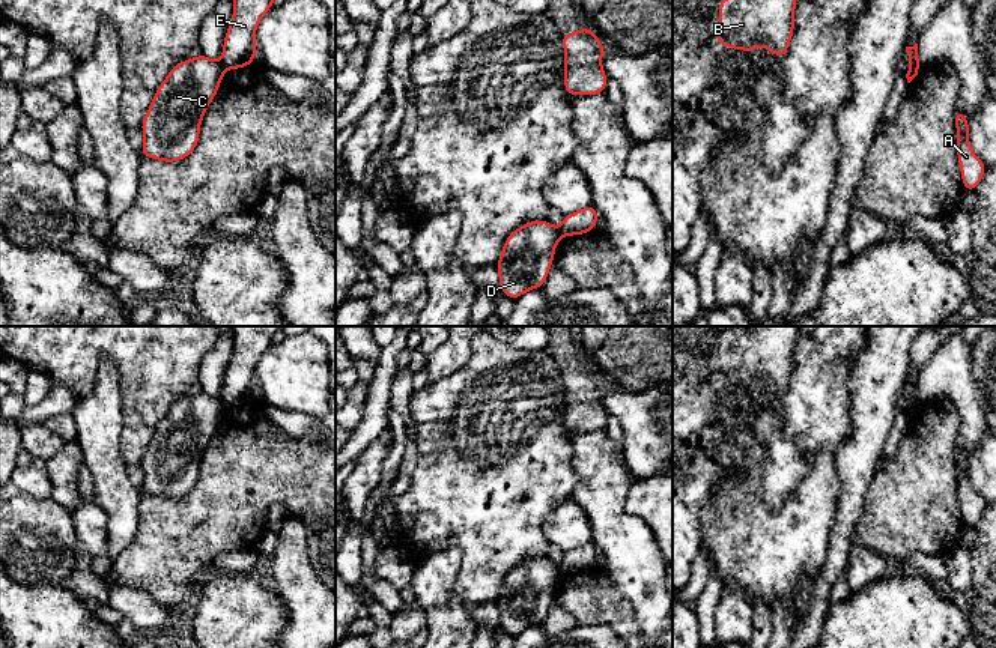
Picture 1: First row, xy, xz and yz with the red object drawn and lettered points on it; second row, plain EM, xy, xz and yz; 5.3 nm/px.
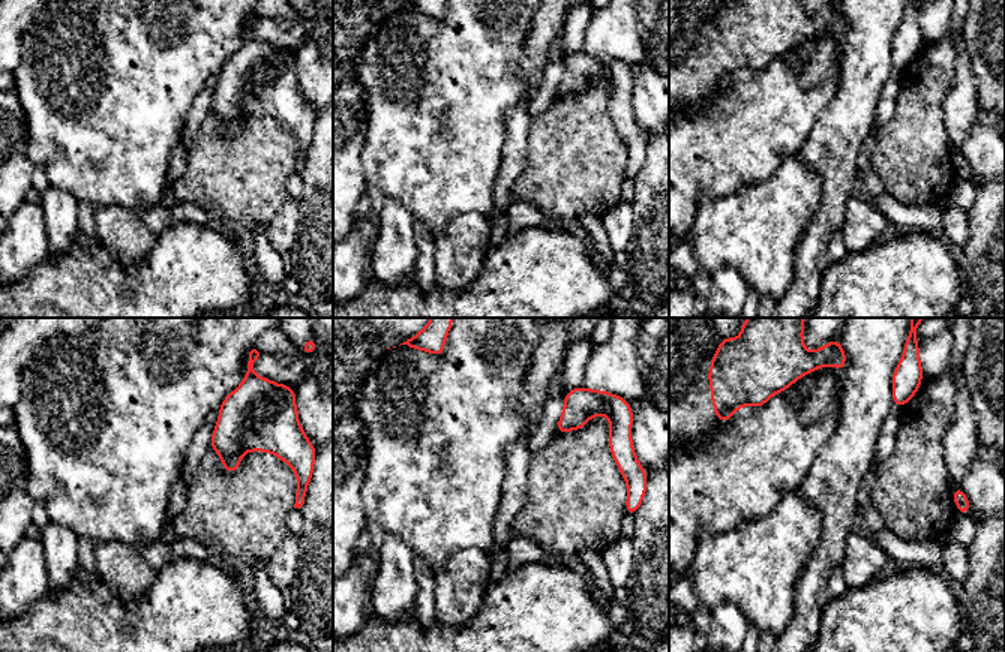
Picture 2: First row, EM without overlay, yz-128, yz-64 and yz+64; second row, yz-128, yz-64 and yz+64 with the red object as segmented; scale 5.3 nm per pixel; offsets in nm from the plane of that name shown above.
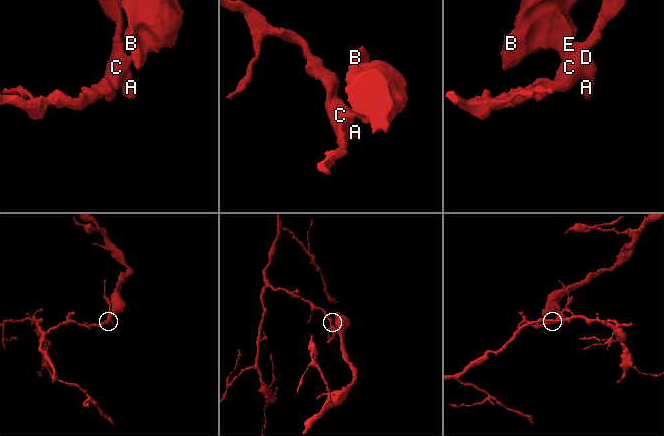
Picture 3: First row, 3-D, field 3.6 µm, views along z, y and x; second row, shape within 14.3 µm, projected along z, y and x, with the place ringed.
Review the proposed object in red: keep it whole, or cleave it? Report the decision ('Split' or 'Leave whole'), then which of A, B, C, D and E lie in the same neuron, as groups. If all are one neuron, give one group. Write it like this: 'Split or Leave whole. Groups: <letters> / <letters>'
Split. Groups: A C D / B E

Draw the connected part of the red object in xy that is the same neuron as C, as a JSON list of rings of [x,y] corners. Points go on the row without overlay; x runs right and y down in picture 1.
[[[205,391],[176,400],[156,425],[141,457],[144,478],[140,492],[164,499],[176,499],[193,490],[199,480],[202,456],[218,428],[223,412],[221,398],[215,398]]]

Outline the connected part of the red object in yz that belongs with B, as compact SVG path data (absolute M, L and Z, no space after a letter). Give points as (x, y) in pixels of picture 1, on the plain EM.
M737 326L727 335L718 335L721 367L715 377L725 385L752 389L764 382L772 392L782 394L794 368L794 346L799 326Z

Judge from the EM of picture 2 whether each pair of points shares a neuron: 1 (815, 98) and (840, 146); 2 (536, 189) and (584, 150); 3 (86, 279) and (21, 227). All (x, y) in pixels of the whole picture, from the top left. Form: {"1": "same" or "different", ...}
{"1": "different", "2": "same", "3": "different"}

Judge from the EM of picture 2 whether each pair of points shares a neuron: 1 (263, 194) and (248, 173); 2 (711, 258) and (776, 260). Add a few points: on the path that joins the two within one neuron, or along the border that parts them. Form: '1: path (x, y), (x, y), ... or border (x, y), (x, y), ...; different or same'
1: path (258, 189), (248, 177); same
2: path (728, 255), (759, 255); same

